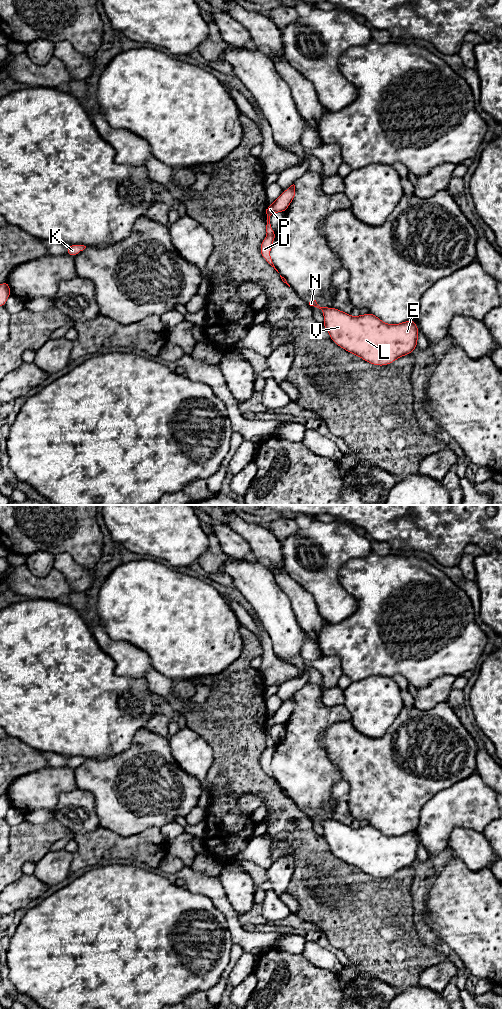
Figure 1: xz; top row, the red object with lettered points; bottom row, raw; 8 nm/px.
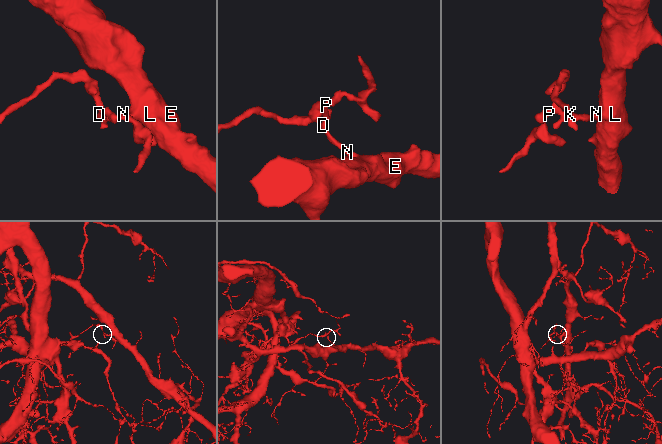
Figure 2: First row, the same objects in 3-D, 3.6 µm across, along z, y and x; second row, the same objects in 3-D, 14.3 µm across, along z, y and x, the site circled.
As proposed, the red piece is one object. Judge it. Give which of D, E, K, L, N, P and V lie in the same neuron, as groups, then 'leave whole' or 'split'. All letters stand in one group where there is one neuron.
groups D E L N V / K P; split

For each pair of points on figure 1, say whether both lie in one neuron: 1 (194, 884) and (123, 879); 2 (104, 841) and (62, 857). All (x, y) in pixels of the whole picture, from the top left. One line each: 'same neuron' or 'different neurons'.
1: different neurons
2: different neurons

